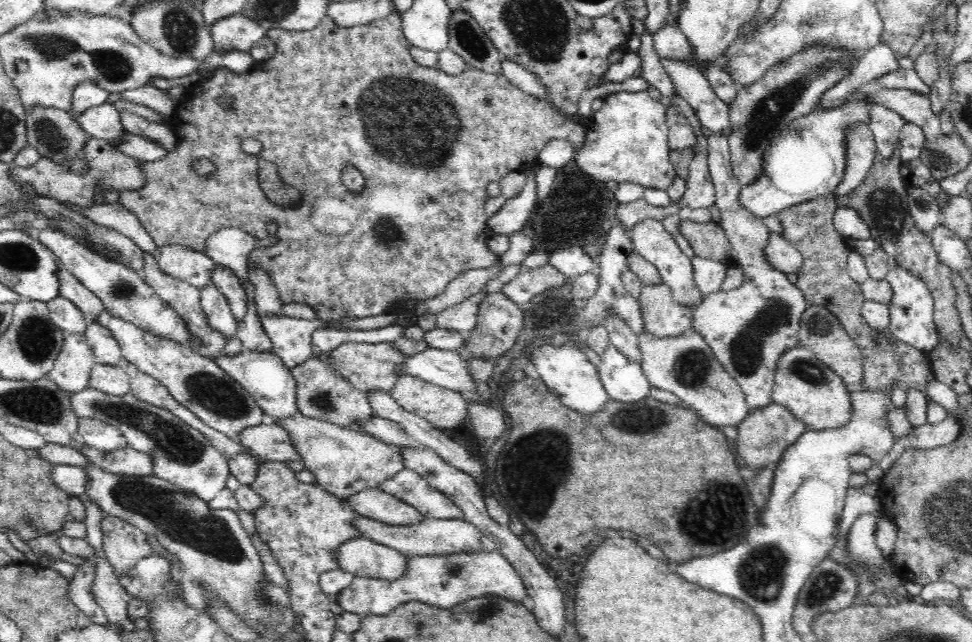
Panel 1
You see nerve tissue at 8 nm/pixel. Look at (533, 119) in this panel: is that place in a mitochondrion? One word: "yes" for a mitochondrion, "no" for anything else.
no

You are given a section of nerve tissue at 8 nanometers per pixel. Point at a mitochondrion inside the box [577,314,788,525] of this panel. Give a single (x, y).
(691, 368)

